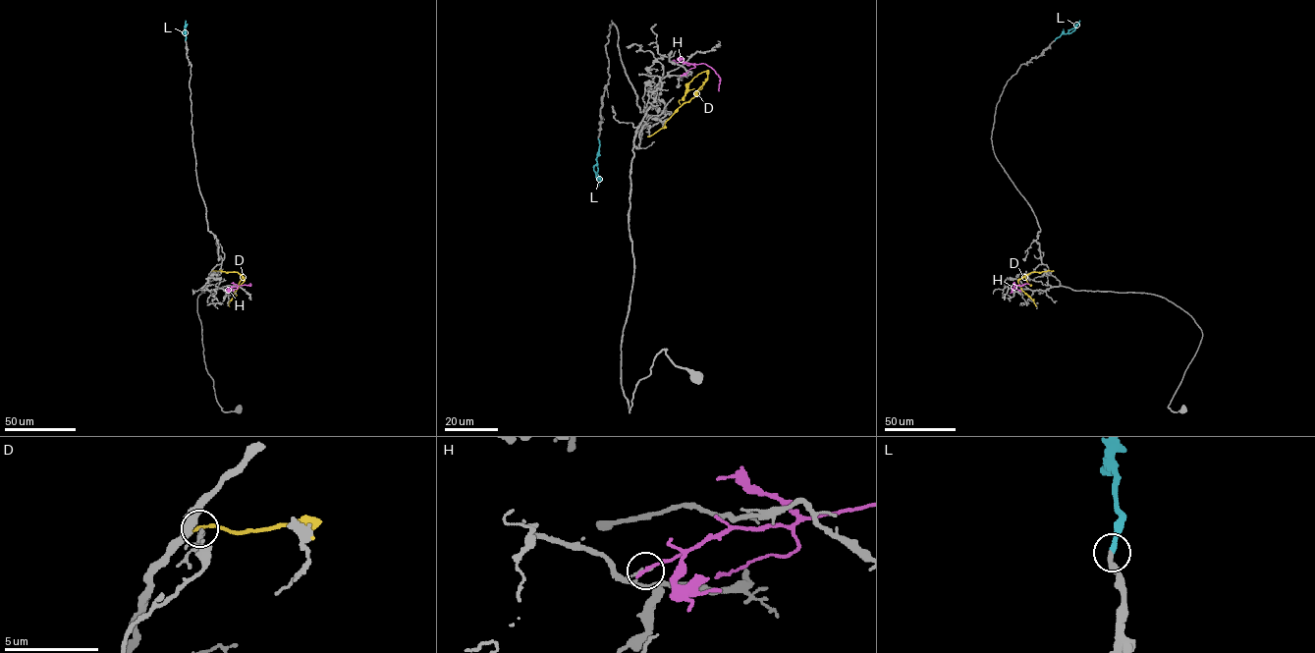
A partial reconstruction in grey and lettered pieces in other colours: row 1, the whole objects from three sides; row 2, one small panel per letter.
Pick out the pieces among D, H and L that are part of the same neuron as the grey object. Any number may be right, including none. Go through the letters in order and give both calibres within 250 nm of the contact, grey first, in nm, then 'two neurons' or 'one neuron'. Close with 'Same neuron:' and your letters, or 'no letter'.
D: 200/180 nm | two neurons
H: 140/200 nm | two neurons
L: 280/320 nm | one neuron
Same neuron: L

